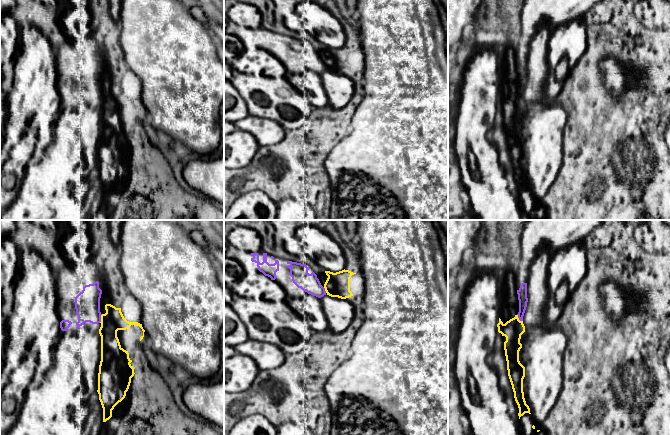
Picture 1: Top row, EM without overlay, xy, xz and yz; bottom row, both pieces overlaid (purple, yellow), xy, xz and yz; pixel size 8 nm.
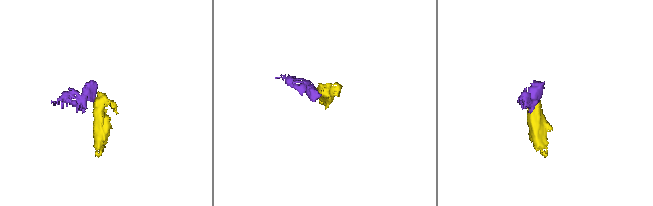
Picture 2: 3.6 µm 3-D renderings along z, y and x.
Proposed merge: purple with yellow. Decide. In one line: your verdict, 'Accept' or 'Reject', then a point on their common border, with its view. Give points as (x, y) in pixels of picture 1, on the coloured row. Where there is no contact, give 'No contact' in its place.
Reject. Touches purple at xy (100, 318)

